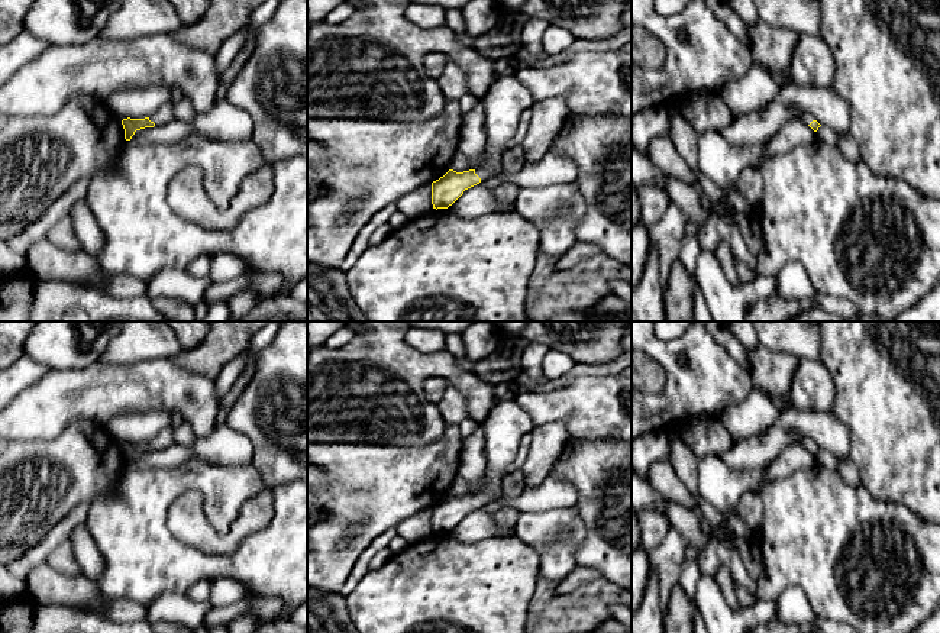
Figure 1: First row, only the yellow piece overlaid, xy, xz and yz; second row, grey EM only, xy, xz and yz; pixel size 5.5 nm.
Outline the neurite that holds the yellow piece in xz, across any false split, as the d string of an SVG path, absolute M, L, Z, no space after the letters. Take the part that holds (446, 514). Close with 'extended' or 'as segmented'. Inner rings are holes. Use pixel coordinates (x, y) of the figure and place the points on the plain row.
M516 401L497 403L482 422L485 432L485 477L488 487L477 494L456 497L449 494L443 501L432 507L433 533L448 533L465 514L494 503L507 466L517 455L521 437L536 427L532 416Z | extended

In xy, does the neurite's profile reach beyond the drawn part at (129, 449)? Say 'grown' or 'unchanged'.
grown

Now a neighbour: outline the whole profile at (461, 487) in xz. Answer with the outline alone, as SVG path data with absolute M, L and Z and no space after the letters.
M459 474L453 478L453 490L452 490L453 495L463 497L463 495L475 494L477 491L479 490L471 488L465 481L465 478L461 477Z

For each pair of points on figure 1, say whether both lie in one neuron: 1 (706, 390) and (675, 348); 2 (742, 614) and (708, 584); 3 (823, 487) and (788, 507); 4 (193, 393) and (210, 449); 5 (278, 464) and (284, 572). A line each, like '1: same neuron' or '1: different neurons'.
1: same neuron
2: same neuron
3: same neuron
4: different neurons
5: different neurons

